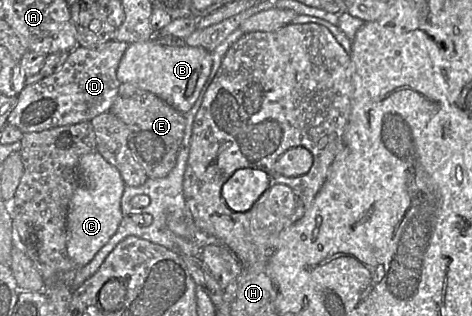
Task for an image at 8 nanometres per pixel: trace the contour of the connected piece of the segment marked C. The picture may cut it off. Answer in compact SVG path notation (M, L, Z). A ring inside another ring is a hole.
M97 152L80 157L77 179L66 218L66 246L70 259L77 268L81 268L89 263L117 232L123 218L121 197L126 185L118 169Z

